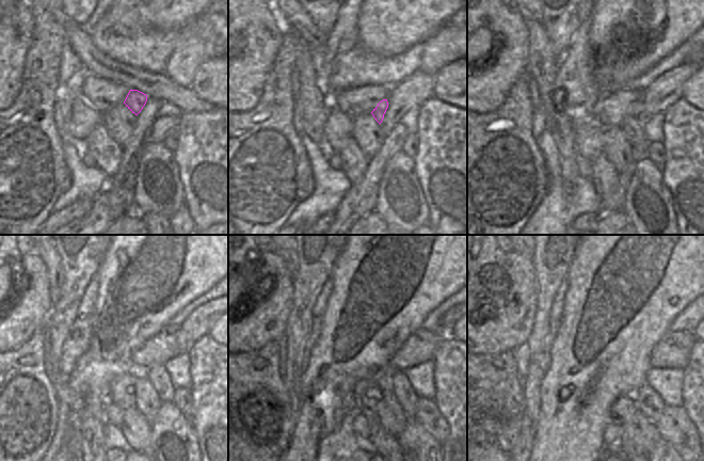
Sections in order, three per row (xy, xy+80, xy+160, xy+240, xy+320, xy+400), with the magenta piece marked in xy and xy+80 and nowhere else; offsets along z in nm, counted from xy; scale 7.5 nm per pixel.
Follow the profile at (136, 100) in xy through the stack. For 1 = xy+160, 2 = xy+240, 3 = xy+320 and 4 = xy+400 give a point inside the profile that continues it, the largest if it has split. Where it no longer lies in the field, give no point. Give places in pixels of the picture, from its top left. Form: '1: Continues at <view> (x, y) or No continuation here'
1: Continues at xy+160 (632, 126)
2: Continues at xy+240 (157, 374)
3: Continues at xy+320 (405, 395)
4: Continues at xy+400 (650, 403).

